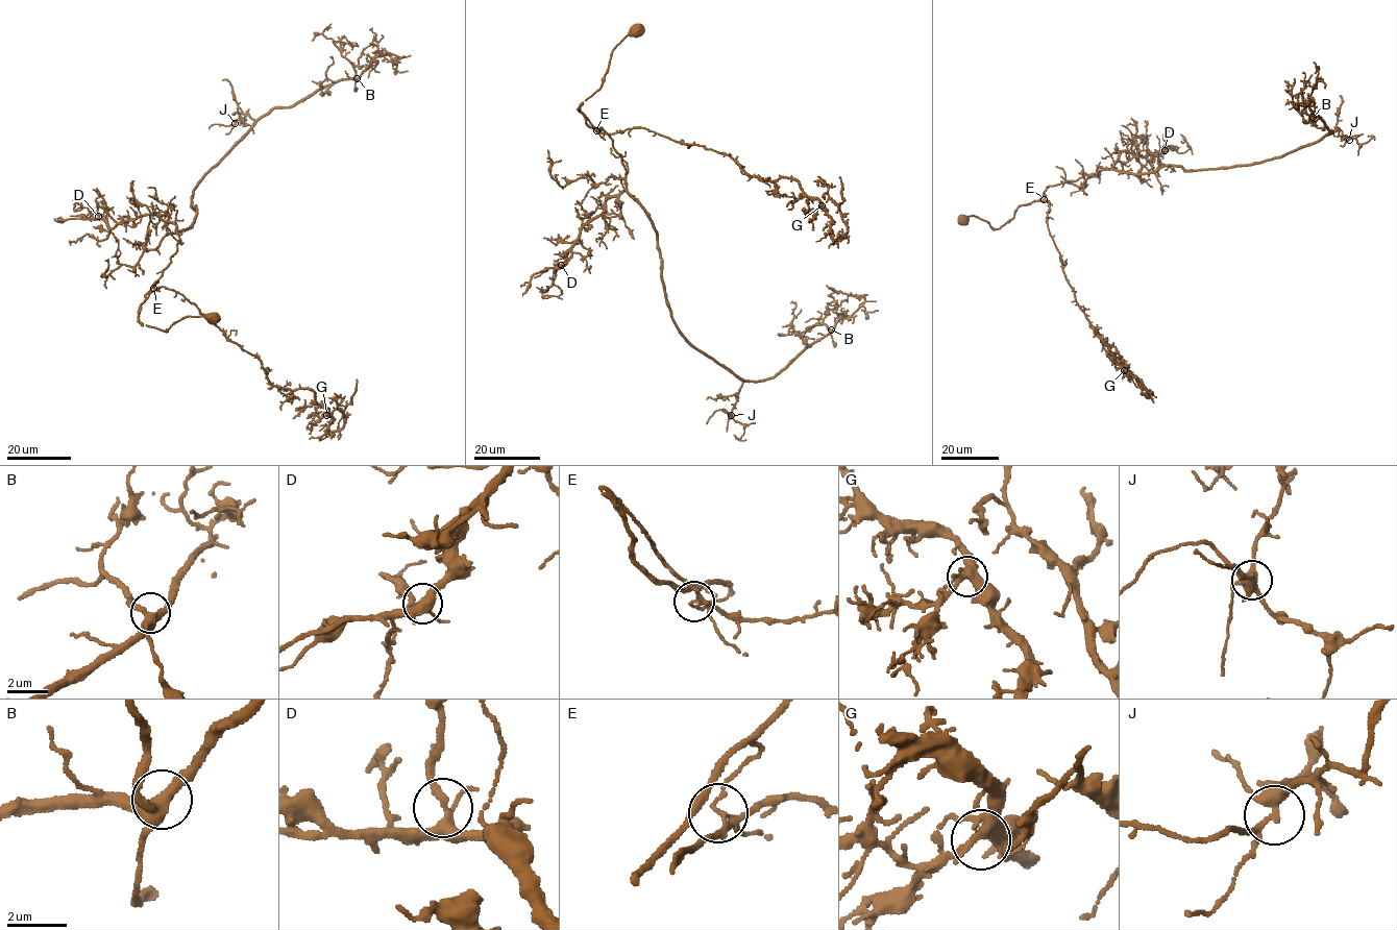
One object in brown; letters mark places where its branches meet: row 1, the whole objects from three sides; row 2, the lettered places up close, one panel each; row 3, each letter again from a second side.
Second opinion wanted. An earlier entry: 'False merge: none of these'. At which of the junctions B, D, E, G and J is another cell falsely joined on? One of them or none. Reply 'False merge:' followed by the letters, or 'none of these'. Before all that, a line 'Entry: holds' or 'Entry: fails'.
Entry: fails
False merge: E

